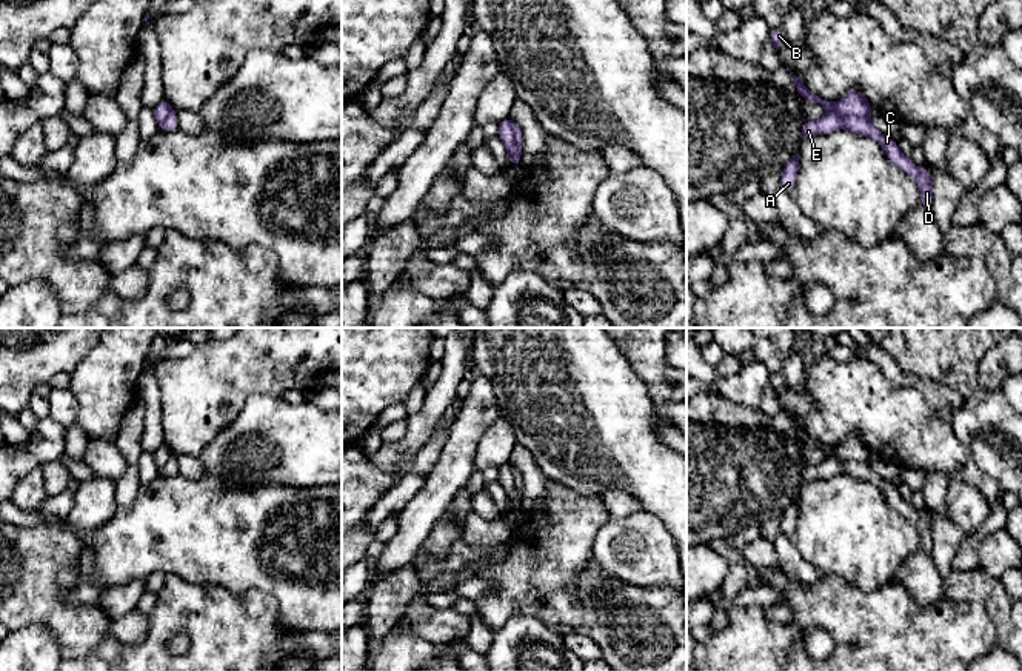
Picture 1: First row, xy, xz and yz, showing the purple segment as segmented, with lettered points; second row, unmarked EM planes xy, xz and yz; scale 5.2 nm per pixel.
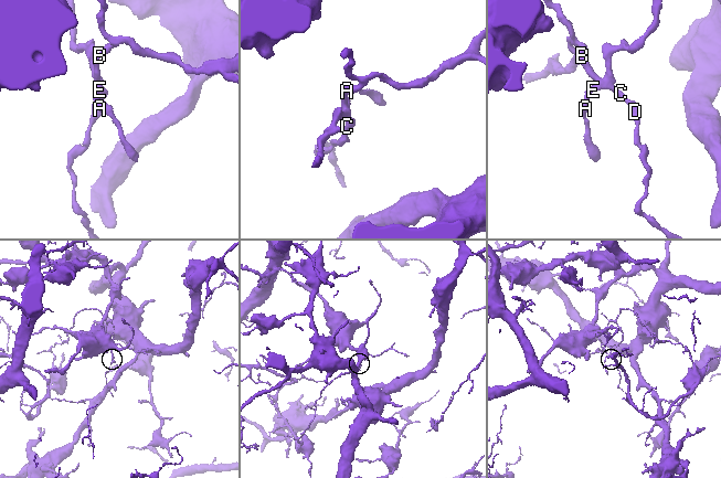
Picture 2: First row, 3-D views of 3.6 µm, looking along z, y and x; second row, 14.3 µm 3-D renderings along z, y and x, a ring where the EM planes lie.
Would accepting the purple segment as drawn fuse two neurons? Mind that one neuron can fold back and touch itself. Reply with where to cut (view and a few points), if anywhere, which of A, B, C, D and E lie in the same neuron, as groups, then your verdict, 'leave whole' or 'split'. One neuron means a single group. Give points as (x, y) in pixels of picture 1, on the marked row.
cut in yz along (868, 116), (844, 116), (839, 128); A E / B C D; split

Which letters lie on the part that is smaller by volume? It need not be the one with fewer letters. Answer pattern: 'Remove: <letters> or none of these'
Remove: B, C, D

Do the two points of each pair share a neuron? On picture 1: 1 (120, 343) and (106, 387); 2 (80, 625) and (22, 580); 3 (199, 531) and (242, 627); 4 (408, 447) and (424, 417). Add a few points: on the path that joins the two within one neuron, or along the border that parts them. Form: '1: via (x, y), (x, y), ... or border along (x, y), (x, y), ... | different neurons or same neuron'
1: via (120, 354), (108, 376) | same neuron
2: via (66, 622), (36, 594) | same neuron
3: border along (190, 580), (222, 585), (236, 594), (248, 593) | different neurons
4: via (414, 439), (420, 425) | same neuron

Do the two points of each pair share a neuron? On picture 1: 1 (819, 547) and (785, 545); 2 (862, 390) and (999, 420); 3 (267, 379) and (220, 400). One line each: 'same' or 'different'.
1: different
2: different
3: same

